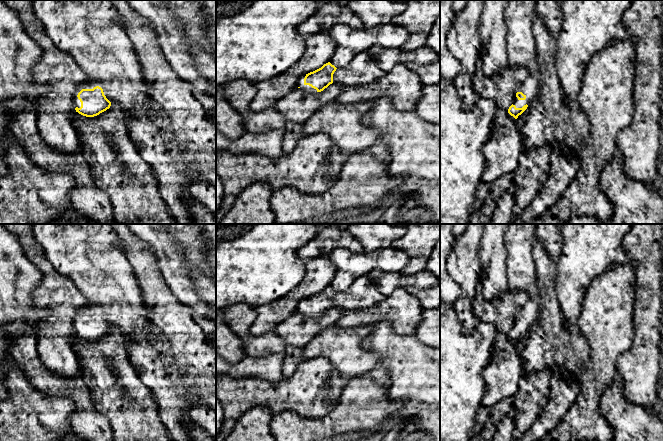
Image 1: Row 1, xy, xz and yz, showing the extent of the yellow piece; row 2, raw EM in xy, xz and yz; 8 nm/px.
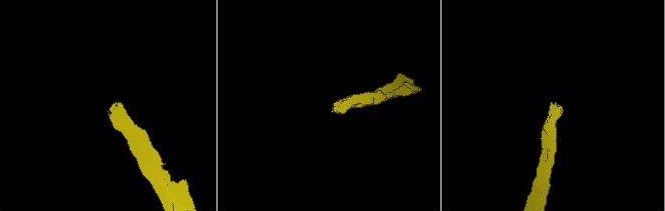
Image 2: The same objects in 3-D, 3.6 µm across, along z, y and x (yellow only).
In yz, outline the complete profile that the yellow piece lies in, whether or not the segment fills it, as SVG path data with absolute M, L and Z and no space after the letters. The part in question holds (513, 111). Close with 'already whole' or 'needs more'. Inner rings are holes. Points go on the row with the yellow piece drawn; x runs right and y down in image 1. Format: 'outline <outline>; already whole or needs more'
outline M509 0L505 10L509 65L528 71L527 79L520 86L514 103L508 109L508 113L515 119L527 109L538 92L540 74L535 33L532 30L535 7L536 0Z; needs more

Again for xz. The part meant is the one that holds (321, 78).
outline M363 51L357 54L344 68L336 68L330 62L321 68L300 76L297 87L303 92L321 92L330 84L336 83L344 87L370 83L385 76L373 58Z; needs more

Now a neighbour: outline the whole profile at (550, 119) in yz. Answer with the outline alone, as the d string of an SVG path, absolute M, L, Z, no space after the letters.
M534 17L532 30L536 39L540 79L537 94L527 109L516 119L517 126L523 137L523 152L549 144L552 147L559 145L565 155L579 155L582 144L578 136L586 136L589 133L590 123L577 101L566 100L556 69L556 37L549 32L540 17Z

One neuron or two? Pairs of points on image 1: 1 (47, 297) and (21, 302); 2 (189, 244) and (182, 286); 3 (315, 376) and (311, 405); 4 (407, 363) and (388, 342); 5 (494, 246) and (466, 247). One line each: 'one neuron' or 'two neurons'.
1: two neurons
2: one neuron
3: one neuron
4: one neuron
5: two neurons

